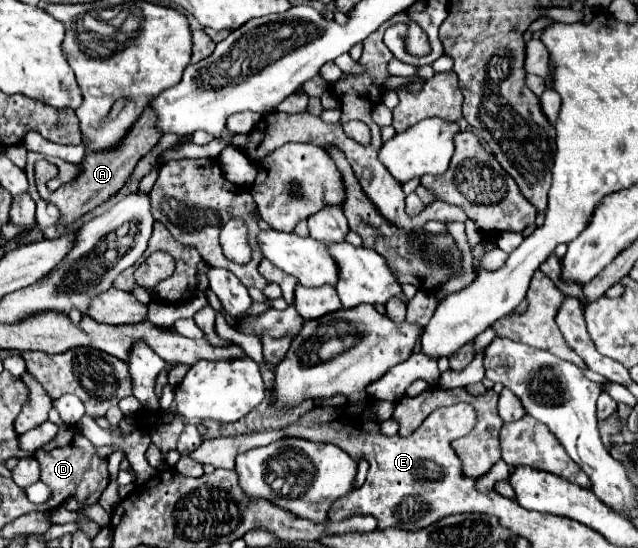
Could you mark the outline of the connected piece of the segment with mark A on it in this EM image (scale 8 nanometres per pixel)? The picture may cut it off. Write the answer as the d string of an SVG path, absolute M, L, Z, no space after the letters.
M150 106L144 110L144 114L140 116L140 120L132 126L132 130L128 132L128 136L122 140L122 144L110 152L90 152L82 158L80 166L82 166L82 174L78 174L78 178L74 178L74 182L62 184L56 192L48 192L46 182L54 178L54 174L58 174L58 168L54 164L50 164L48 160L38 160L34 164L34 176L36 176L36 188L38 194L52 202L58 210L60 210L60 218L62 222L58 222L60 226L68 226L72 222L76 222L82 214L94 210L96 206L104 204L110 196L114 196L130 178L130 174L134 172L136 164L140 158L144 158L160 140L162 134L158 134L158 130L154 130L154 110L150 110Z

